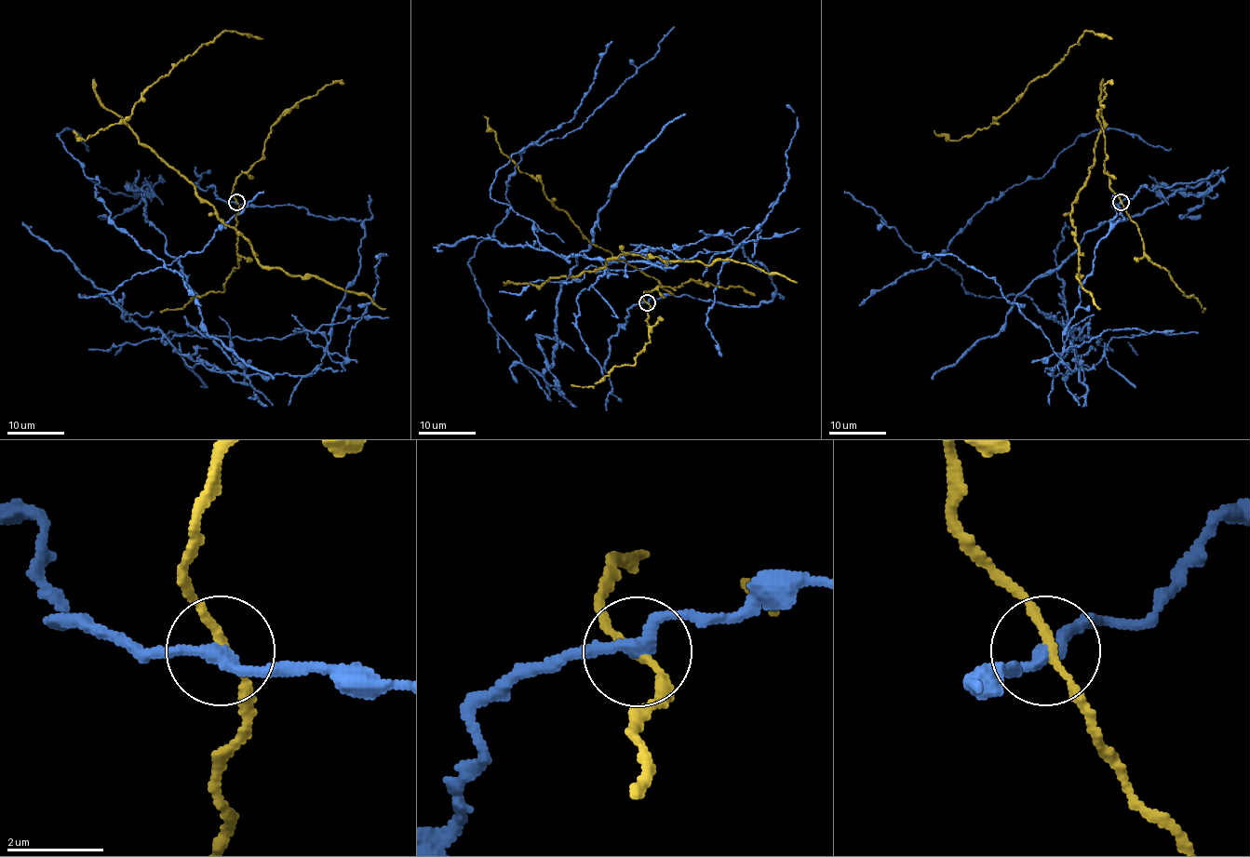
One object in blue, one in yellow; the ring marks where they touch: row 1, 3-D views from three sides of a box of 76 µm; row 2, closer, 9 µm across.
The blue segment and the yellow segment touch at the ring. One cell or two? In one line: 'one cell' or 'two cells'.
two cells

